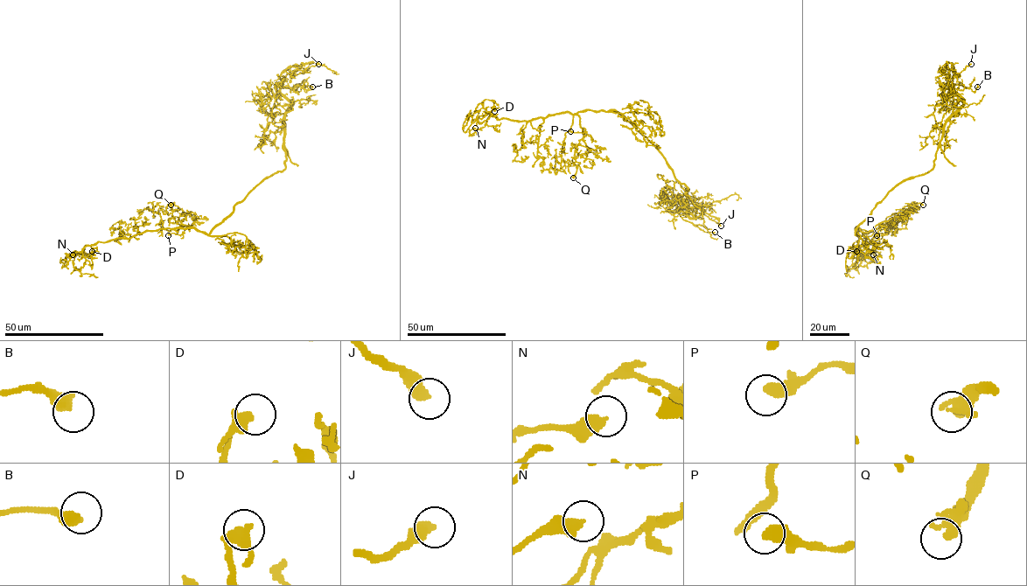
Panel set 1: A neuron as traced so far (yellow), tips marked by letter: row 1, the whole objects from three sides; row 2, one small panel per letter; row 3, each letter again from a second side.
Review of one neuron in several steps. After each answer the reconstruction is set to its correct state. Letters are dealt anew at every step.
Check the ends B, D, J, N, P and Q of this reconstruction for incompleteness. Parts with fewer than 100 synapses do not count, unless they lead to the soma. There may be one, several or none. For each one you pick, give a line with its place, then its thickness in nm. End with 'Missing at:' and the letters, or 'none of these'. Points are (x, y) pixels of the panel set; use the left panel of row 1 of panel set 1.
Missing at: none of these

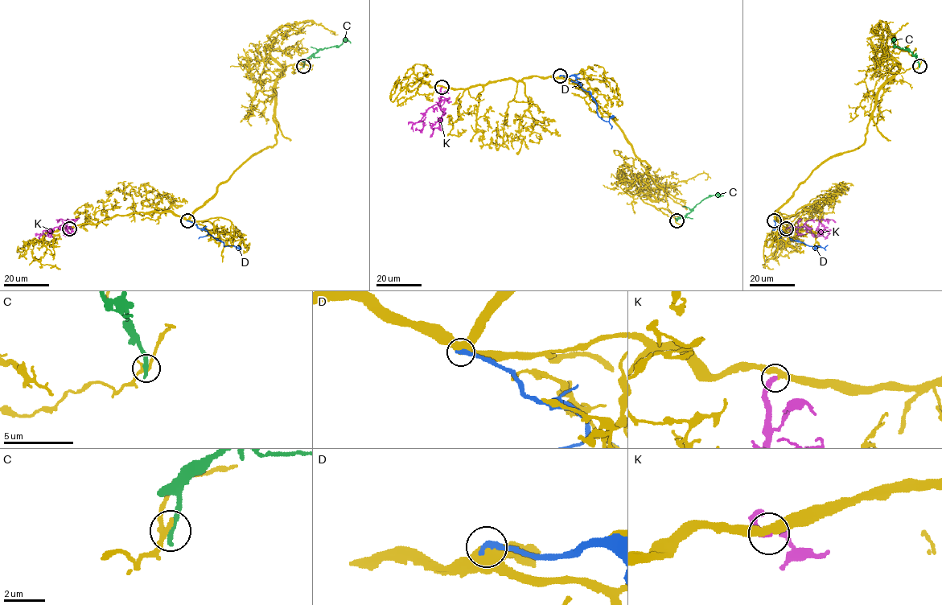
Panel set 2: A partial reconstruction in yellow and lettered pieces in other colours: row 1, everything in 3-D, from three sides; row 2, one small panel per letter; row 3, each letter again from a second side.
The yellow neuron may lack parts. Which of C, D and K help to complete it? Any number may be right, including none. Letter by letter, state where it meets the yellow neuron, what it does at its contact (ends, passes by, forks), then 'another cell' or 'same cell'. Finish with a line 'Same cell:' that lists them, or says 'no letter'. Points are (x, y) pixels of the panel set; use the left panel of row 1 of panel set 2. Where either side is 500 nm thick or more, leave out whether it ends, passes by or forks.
C: contact (303, 66); it ends; another cell
D: contact (187, 220); another cell
K: contact (69, 228); it ends; same cell
Same cell: K

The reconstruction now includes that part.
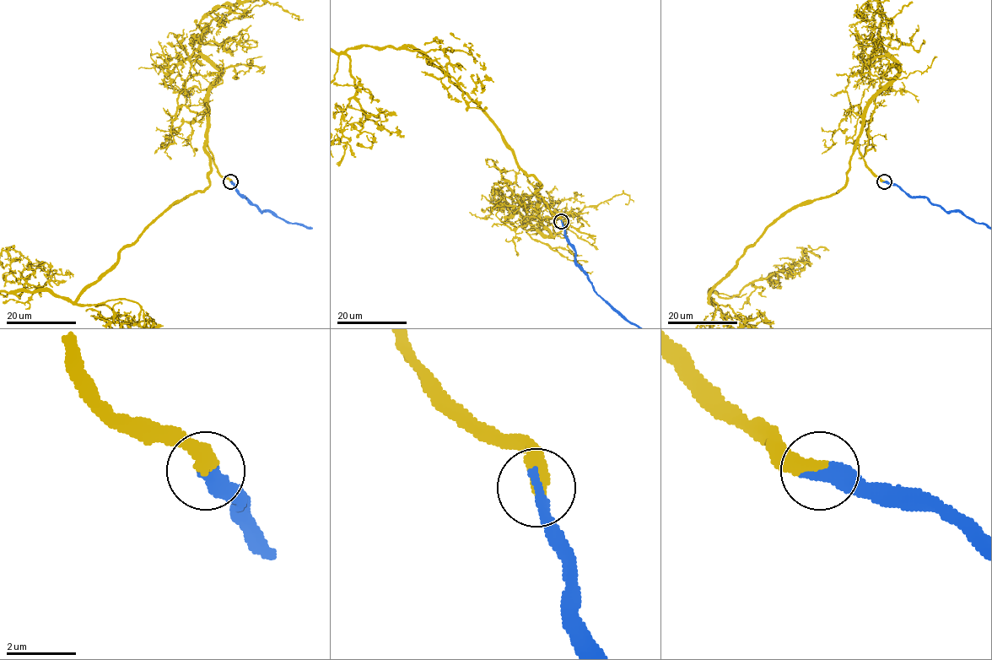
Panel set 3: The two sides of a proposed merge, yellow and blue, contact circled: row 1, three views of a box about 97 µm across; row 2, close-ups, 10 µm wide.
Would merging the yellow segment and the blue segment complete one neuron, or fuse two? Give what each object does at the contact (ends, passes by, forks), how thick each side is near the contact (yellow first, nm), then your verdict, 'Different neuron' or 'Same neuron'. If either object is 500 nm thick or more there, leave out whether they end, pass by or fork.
At the ring yellow ends. At the ring blue ends. Thickness 420 nm (yellow) against 400 nm. Same neuron

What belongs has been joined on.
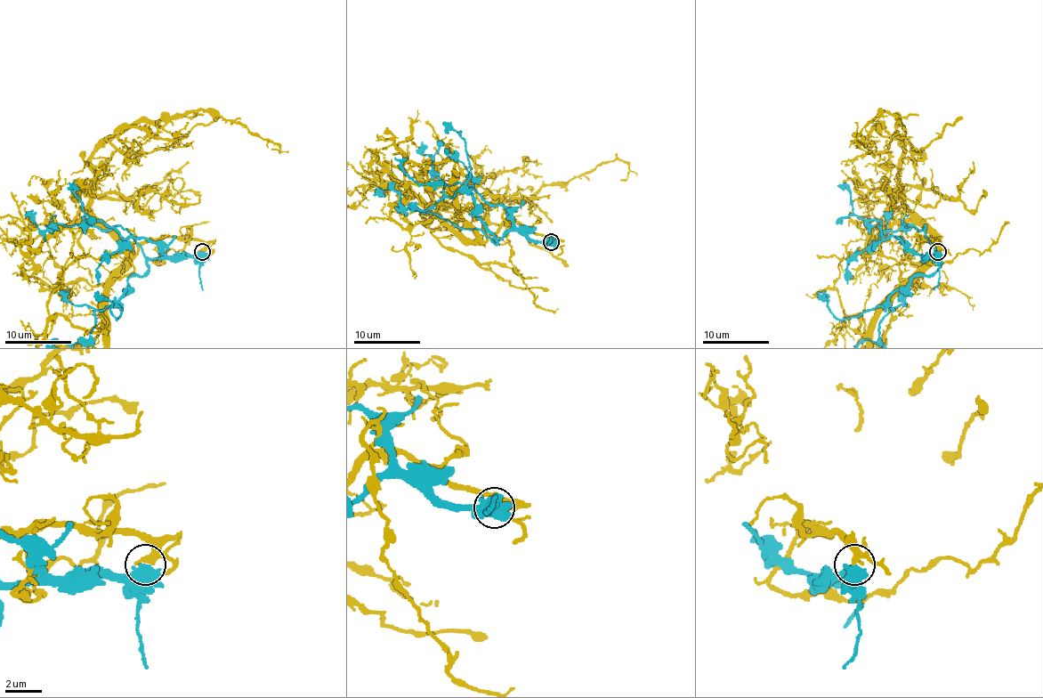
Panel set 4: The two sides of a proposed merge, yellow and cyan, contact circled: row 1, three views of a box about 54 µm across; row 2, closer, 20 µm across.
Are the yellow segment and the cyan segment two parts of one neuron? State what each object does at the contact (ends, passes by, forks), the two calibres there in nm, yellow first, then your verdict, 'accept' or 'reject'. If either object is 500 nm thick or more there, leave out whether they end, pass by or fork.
calibres 320 and 550 nm; reject

